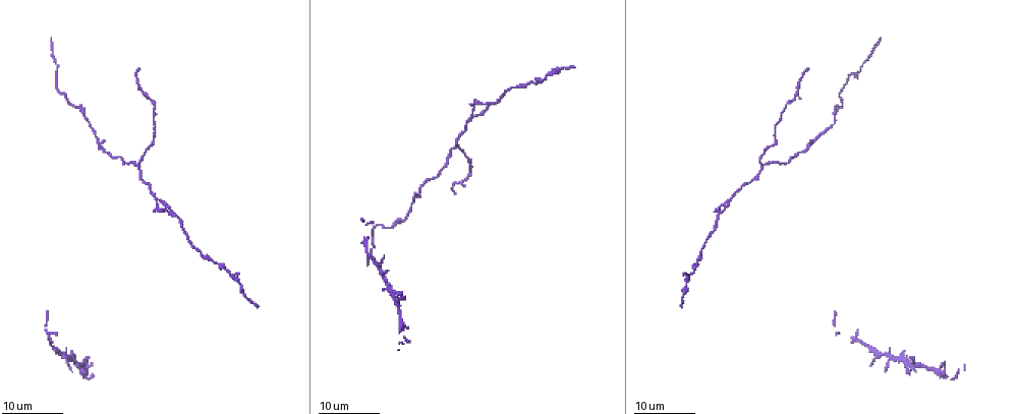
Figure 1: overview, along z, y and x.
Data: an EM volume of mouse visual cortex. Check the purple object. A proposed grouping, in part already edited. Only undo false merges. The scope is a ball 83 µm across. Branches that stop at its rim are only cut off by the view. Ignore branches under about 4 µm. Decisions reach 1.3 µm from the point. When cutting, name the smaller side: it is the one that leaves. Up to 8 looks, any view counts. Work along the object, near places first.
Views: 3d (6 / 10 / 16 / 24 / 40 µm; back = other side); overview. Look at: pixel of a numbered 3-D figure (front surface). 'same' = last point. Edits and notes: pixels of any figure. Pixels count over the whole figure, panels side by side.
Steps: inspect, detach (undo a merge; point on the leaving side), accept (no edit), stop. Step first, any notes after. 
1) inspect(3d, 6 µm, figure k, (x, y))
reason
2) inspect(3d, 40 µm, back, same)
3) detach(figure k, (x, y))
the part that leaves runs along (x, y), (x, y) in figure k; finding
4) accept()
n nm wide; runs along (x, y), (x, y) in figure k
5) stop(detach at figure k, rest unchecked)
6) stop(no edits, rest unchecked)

inspect(3d, 24 µm, figure 1, (159, 200))
calibre changes

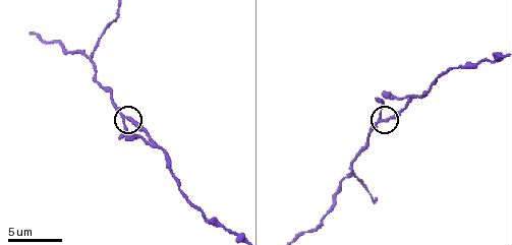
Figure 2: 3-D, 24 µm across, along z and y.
inspect(3d, 6 µm, figure 2, (128, 117))

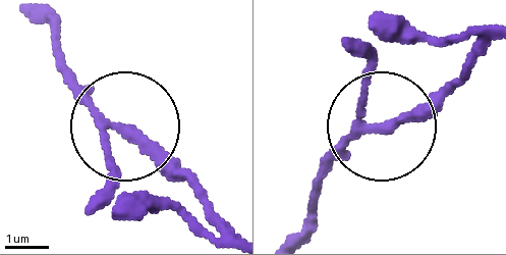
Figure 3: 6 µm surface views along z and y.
accept()
3 arms; runs along (302, 227), (314, 184), (339, 151), (456, 85) in figure 3; continuous, no second neuron

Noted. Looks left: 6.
inspect(3d, 10 µm, figure 2, (93, 55))
three arms meet

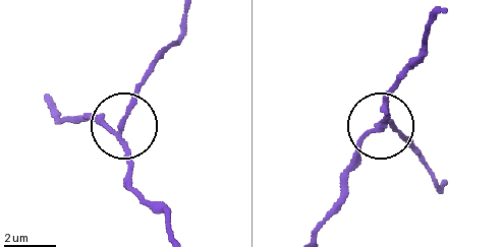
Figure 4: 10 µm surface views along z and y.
detach(figure 4, (133, 97))
3 arms; the part that leaves runs along (118, 129), (129, 99), (177, 40), (184, 19) in figure 4; a second neuron is stuck on

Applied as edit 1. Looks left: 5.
inspect(overview)
see it whole again

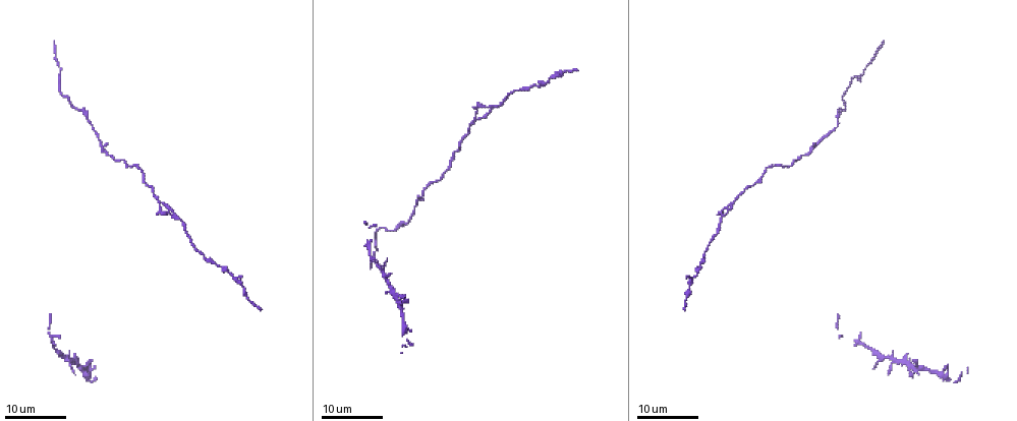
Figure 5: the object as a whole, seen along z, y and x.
inspect(3d, 24 µm, figure 5, (416, 200))
calibre changes

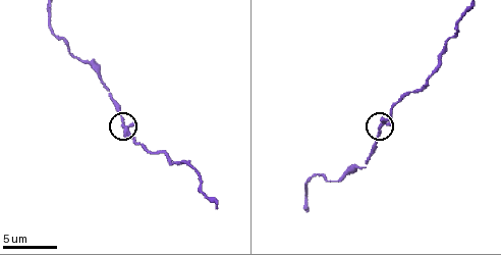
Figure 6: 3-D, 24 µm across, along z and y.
inspect(3d, 10 µm, figure 6, (380, 126))

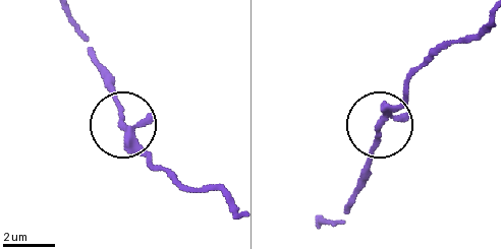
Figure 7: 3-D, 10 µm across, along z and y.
accept()
runs along (402, 91), (370, 172) in figure 7; one neuron here

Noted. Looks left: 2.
inspect(3d, 10 µm, figure 2, (227, 232))
a narrow waist

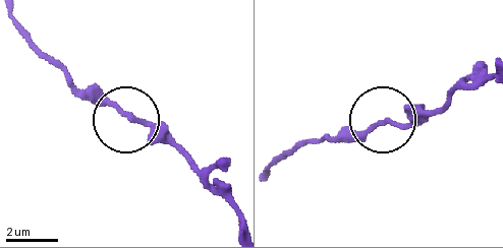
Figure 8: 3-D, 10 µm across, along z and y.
accept()
runs along (271, 169), (304, 144), (440, 110) in figure 8; all the same neuron

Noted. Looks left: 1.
stop(detach at figure 4, rest unchecked)

